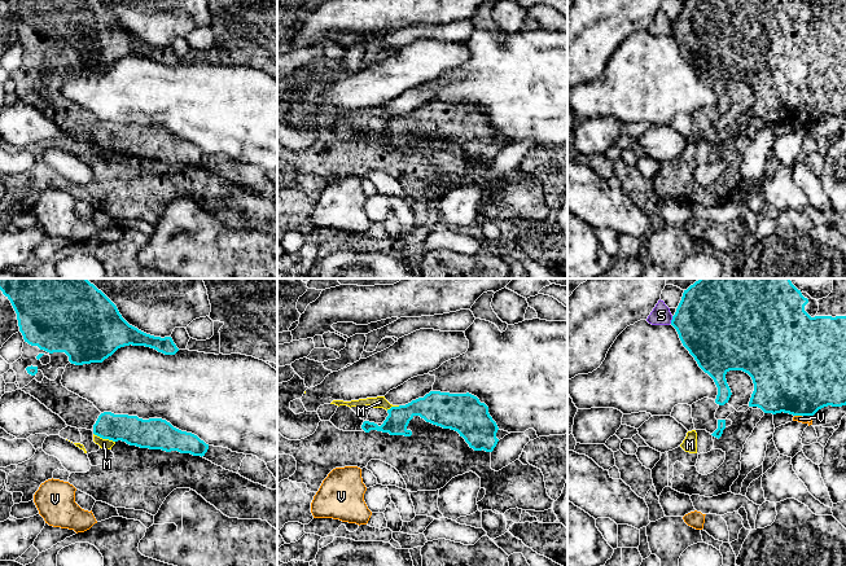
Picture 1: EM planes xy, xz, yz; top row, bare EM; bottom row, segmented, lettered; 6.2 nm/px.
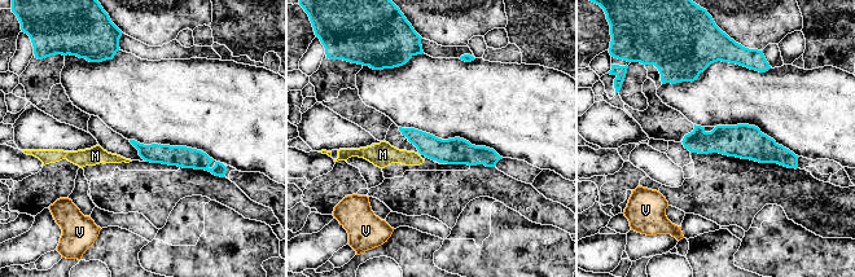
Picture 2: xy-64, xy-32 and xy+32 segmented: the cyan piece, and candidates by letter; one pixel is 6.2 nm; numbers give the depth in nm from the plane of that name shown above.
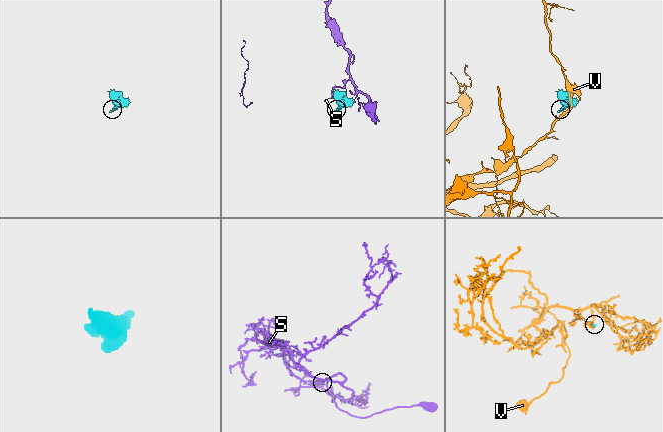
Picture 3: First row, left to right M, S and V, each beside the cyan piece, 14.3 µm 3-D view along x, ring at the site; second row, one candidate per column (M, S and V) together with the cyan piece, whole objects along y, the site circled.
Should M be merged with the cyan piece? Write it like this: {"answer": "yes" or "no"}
{"answer": "no"}

